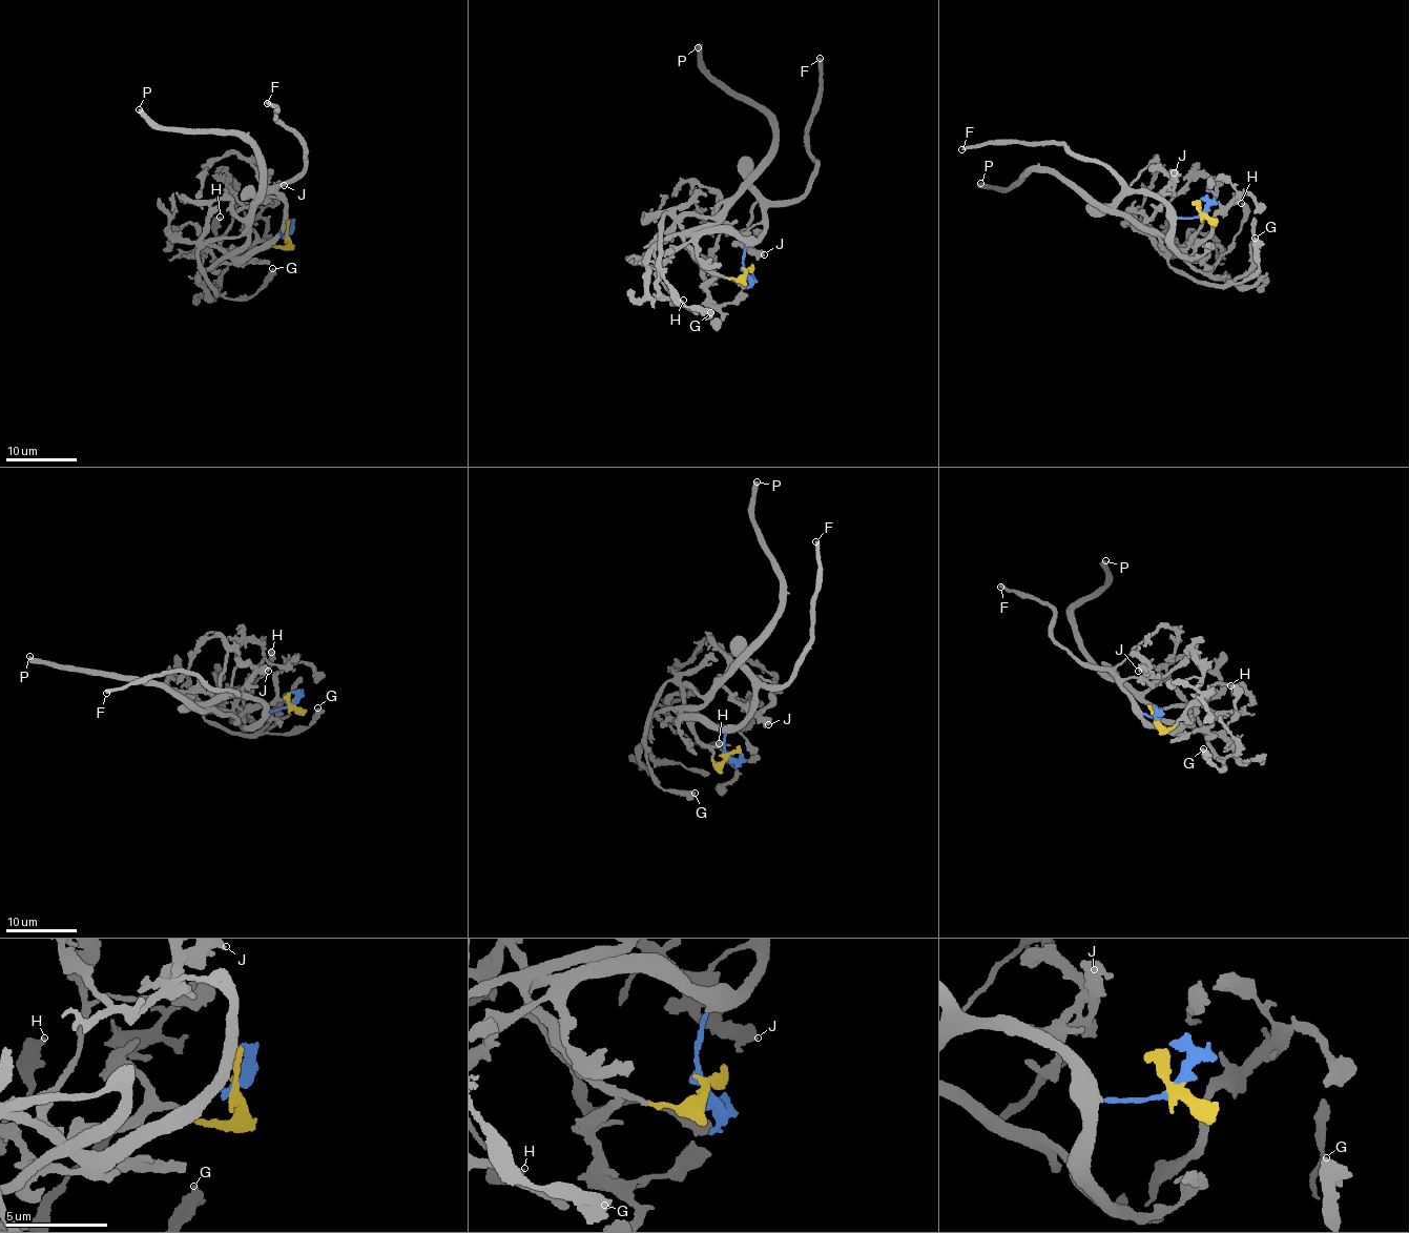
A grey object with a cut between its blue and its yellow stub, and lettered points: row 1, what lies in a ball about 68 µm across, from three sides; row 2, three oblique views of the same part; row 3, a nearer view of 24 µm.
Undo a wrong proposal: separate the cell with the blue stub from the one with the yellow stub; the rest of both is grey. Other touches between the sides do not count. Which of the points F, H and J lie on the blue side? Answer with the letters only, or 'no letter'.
F, J

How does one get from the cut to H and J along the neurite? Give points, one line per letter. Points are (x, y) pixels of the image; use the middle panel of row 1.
H: (745, 271), (739, 279), (715, 274), (679, 235), (664, 239), (655, 252), (659, 274), (672, 298), (682, 300)
J: (745, 271), (744, 248), (761, 234), (763, 228), (762, 223), (753, 225), (744, 244), (764, 254)

